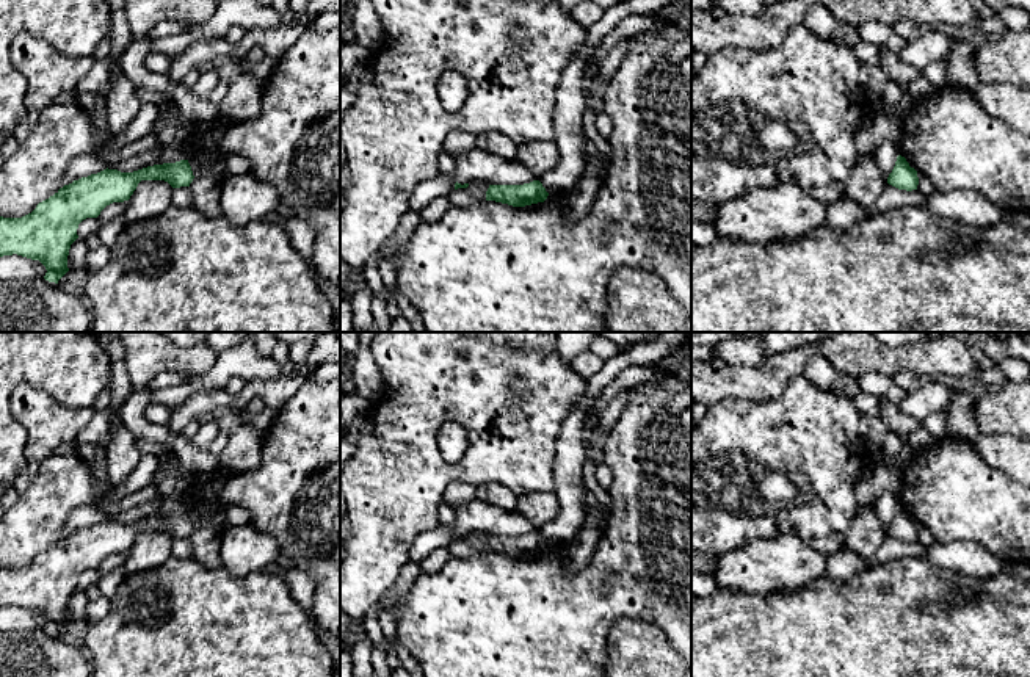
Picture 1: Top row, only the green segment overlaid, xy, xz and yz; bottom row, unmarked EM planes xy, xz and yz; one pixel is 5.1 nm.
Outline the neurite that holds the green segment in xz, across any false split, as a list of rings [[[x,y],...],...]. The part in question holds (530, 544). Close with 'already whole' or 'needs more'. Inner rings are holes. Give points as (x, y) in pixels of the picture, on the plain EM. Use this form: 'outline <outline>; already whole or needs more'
outline [[[539,531],[524,536],[489,536],[486,552],[495,552],[513,558],[525,558],[544,553],[549,544]]]; already whole

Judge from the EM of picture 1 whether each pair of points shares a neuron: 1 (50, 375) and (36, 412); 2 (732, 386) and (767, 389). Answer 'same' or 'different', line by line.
1: different
2: same

